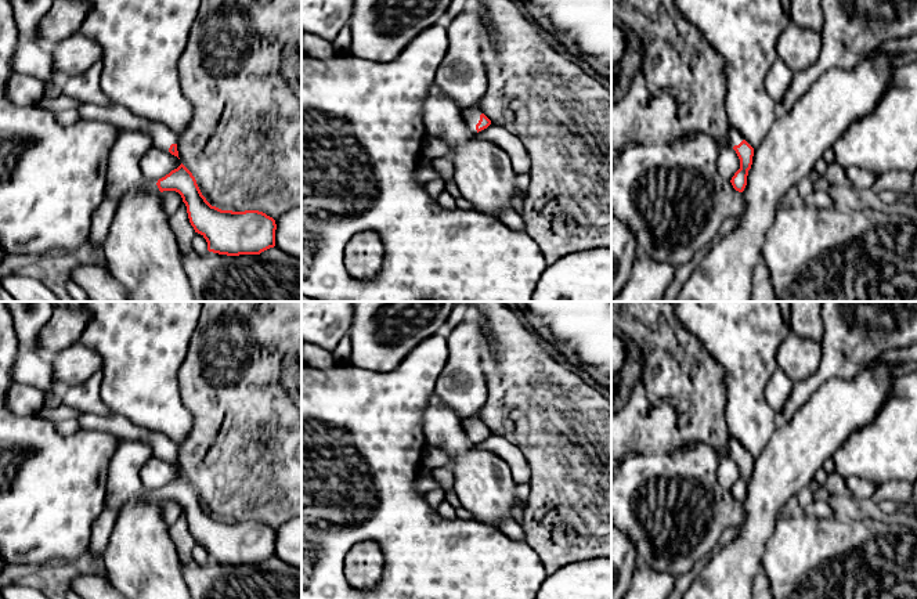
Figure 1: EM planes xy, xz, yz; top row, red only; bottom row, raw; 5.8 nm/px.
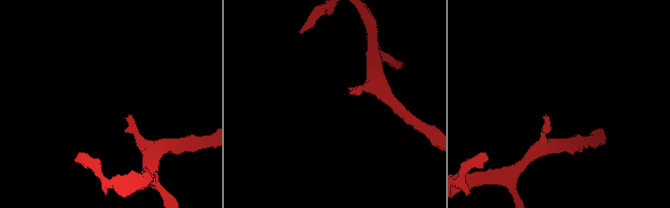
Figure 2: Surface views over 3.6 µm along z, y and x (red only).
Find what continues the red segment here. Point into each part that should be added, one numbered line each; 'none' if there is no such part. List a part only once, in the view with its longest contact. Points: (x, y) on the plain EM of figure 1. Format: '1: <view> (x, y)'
1: xz (470, 425)

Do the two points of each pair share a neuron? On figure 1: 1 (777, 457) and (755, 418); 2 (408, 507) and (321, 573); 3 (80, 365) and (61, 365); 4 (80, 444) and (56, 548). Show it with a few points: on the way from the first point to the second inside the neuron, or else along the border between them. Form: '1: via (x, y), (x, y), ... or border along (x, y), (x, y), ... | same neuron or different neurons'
1: border along (779, 424), (762, 451), (754, 459) | different neurons
2: via (385, 523), (356, 531), (338, 549) | same neuron
3: via (76, 365), (65, 365) | same neuron
4: via (71, 471), (56, 486), (56, 522) | same neuron

